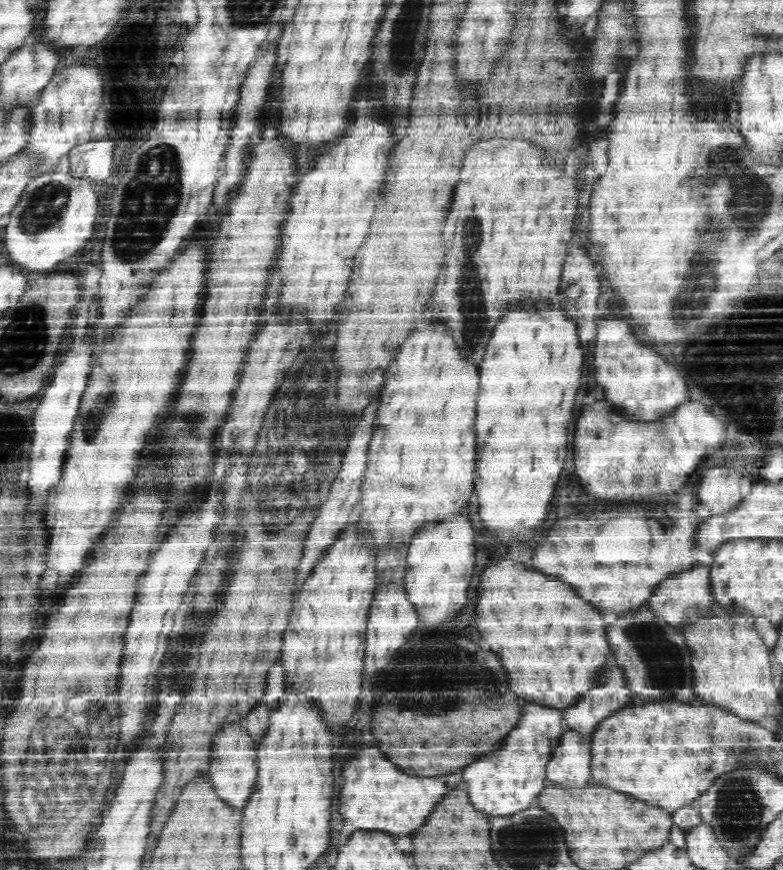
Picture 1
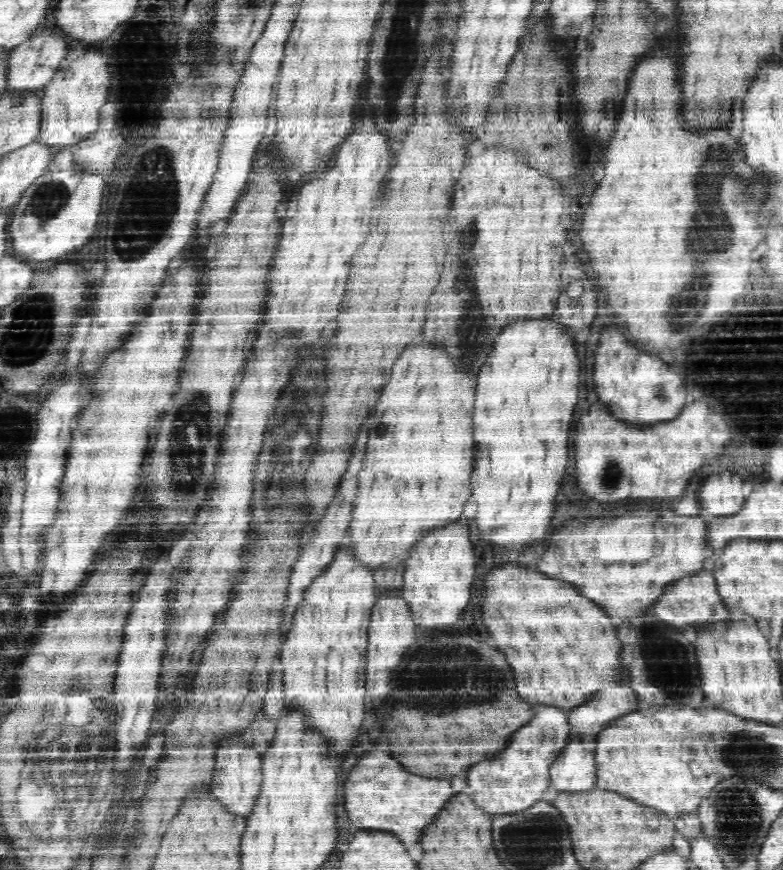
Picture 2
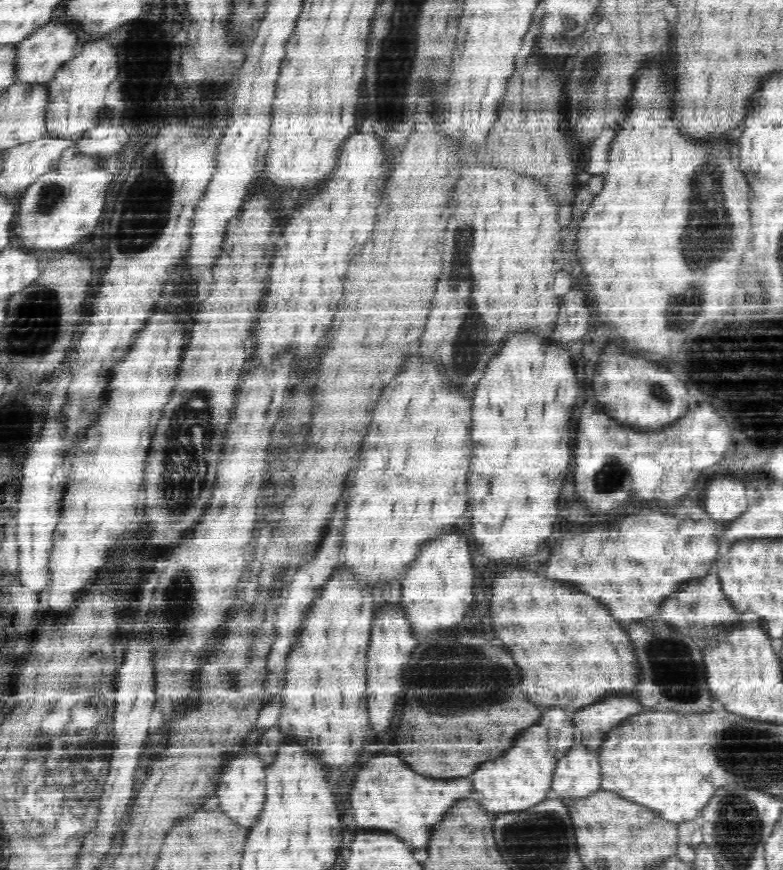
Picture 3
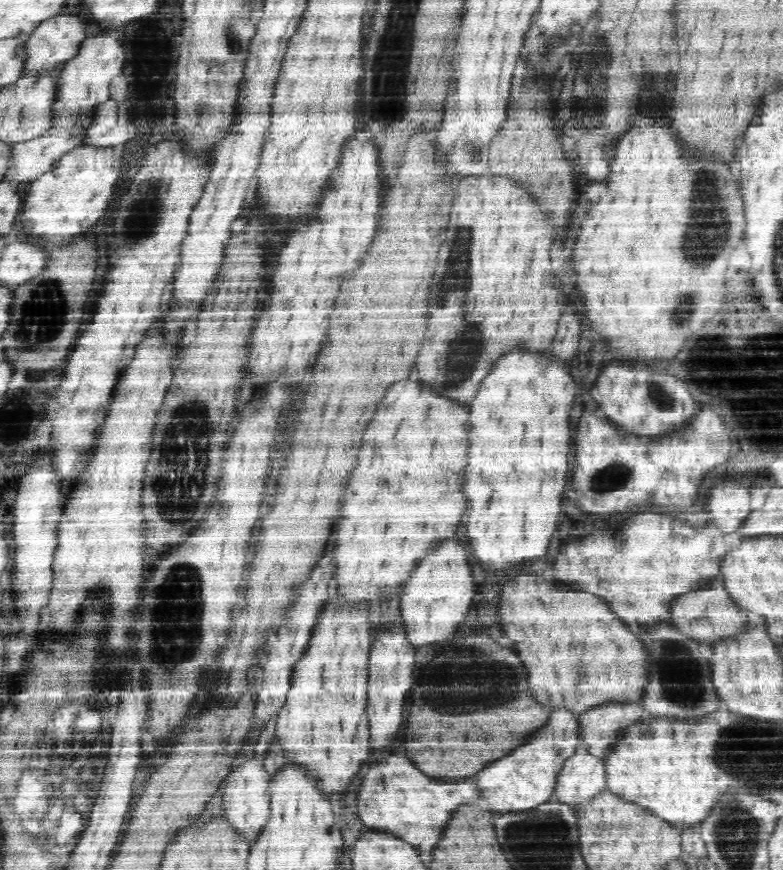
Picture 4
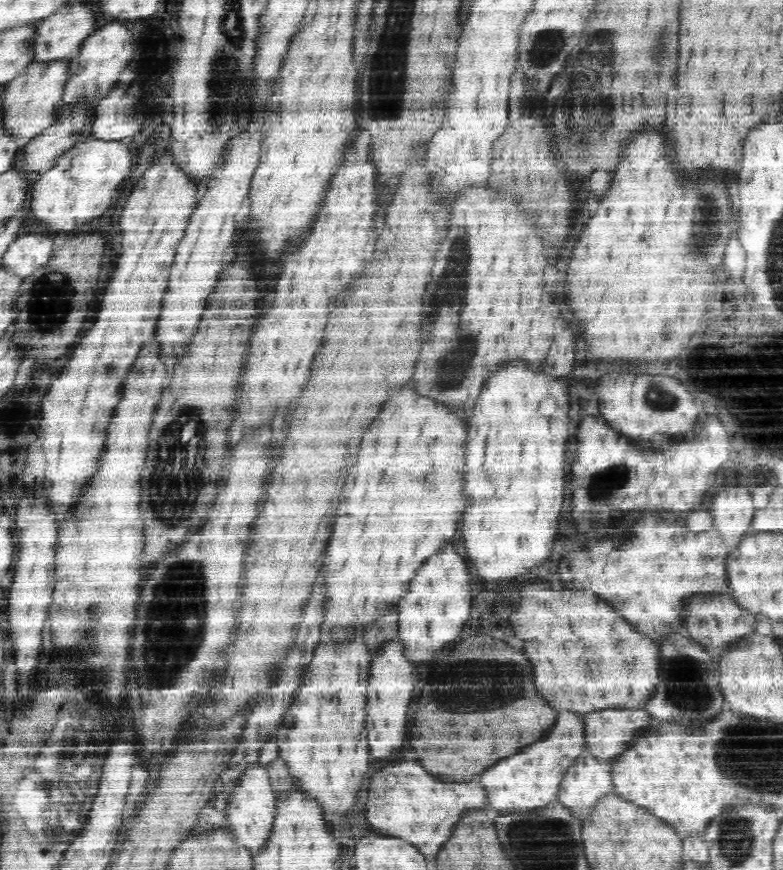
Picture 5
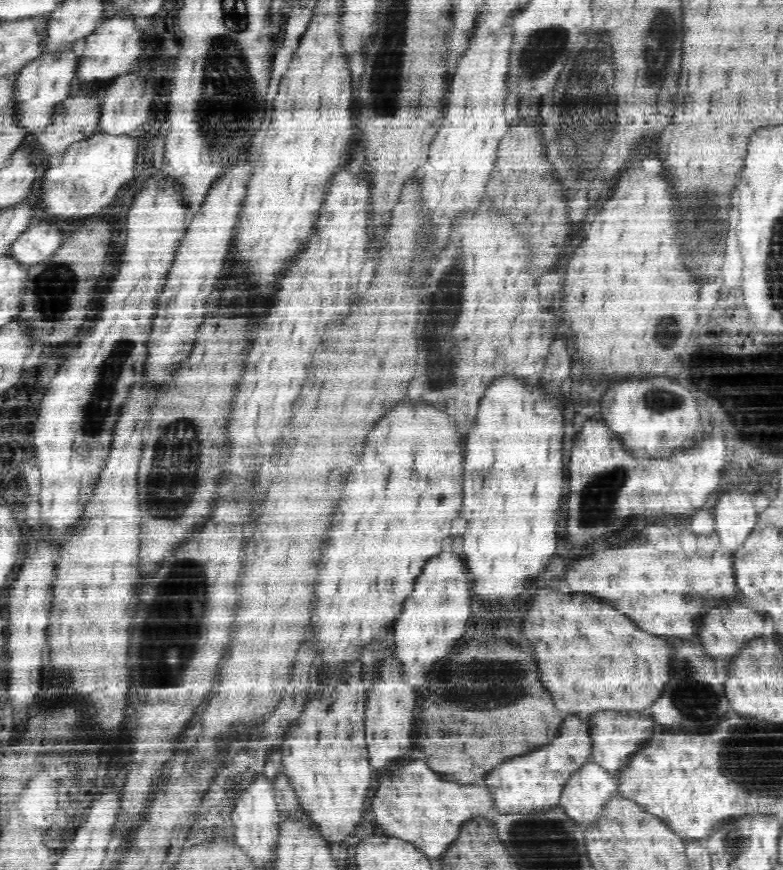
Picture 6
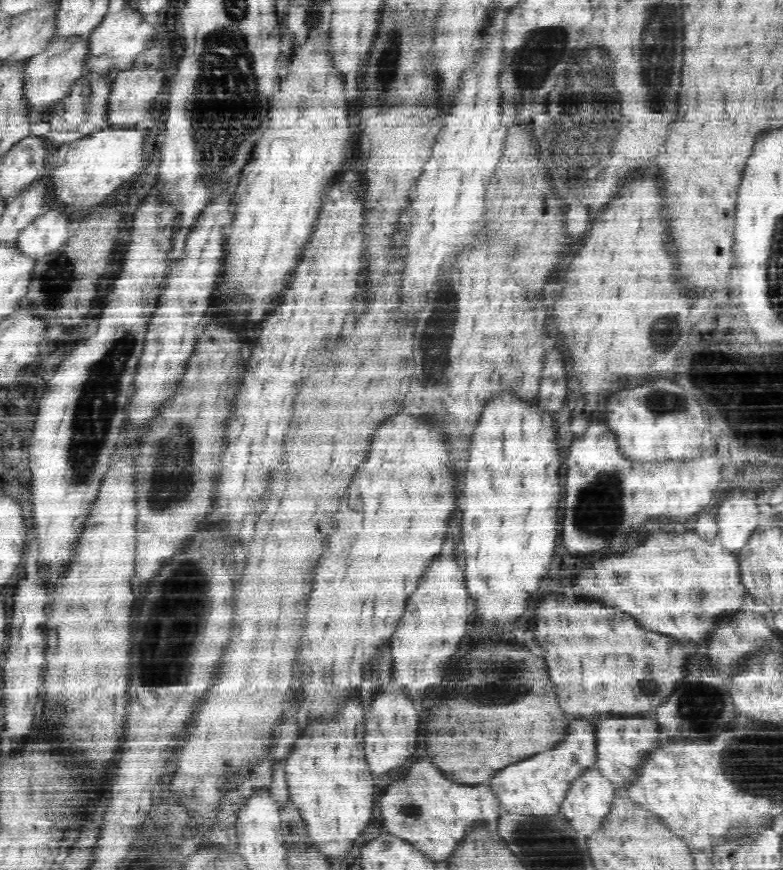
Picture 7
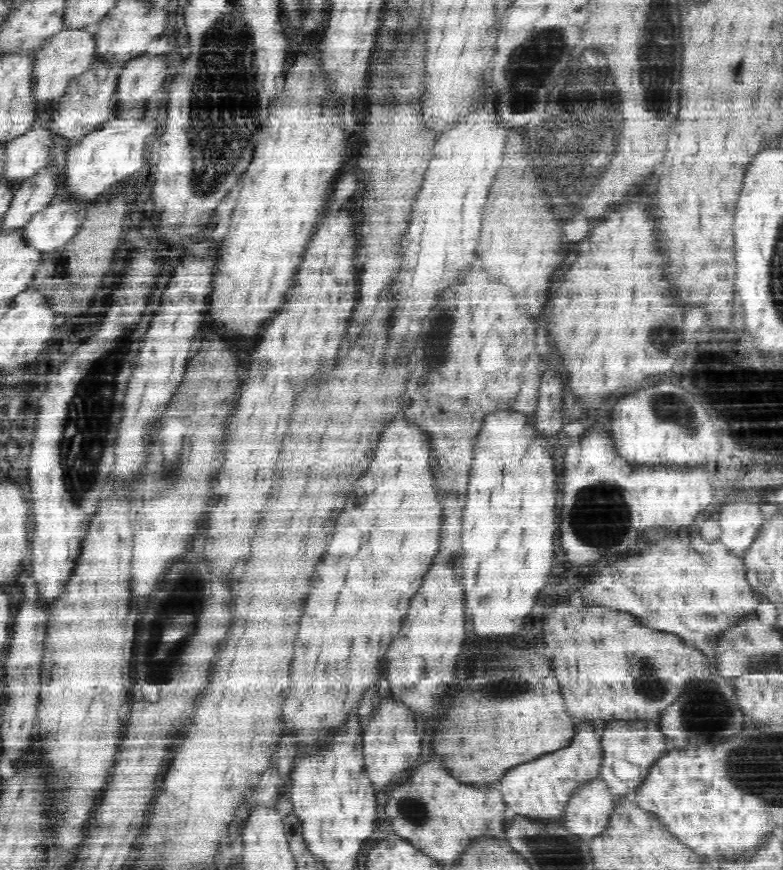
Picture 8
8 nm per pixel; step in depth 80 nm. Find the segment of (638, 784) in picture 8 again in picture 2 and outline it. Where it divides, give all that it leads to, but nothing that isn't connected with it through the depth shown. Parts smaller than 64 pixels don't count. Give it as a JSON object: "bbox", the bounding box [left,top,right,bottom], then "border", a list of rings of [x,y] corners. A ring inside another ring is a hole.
{"bbox":[569,685,638,742],"border":[[[631,685],[603,690],[596,696],[600,696],[596,698],[596,704],[577,706],[569,712],[571,732],[574,736],[595,742],[612,720],[618,720],[620,716],[638,710],[636,692]]]}

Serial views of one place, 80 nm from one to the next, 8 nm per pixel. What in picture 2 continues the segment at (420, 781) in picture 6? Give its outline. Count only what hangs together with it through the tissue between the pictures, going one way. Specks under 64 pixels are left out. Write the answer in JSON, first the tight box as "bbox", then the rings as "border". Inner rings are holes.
{"bbox":[346,752,466,844],"border":[[[386,752],[368,754],[348,776],[346,810],[350,812],[350,820],[356,828],[392,832],[406,844],[418,844],[424,836],[424,828],[430,826],[448,800],[456,794],[462,794],[466,786],[466,778],[422,778],[404,770]]]}

